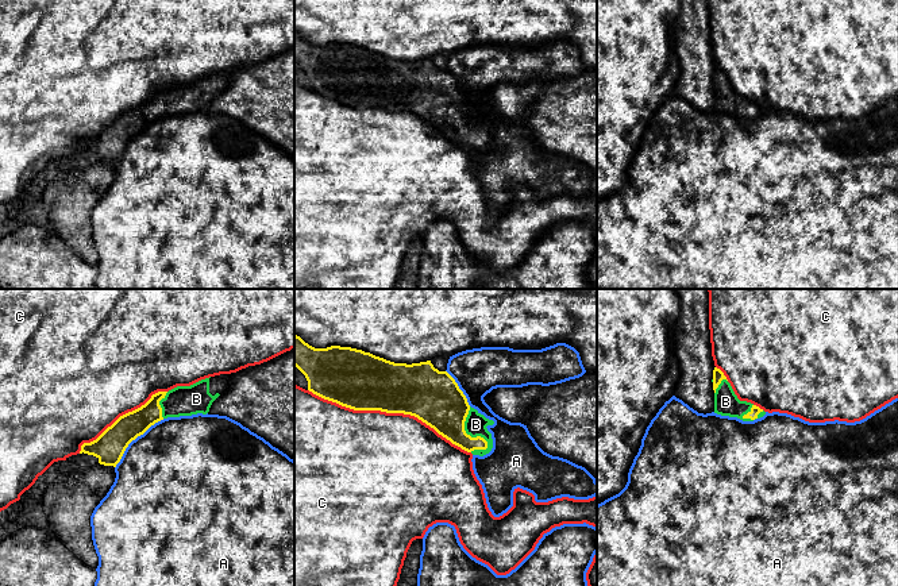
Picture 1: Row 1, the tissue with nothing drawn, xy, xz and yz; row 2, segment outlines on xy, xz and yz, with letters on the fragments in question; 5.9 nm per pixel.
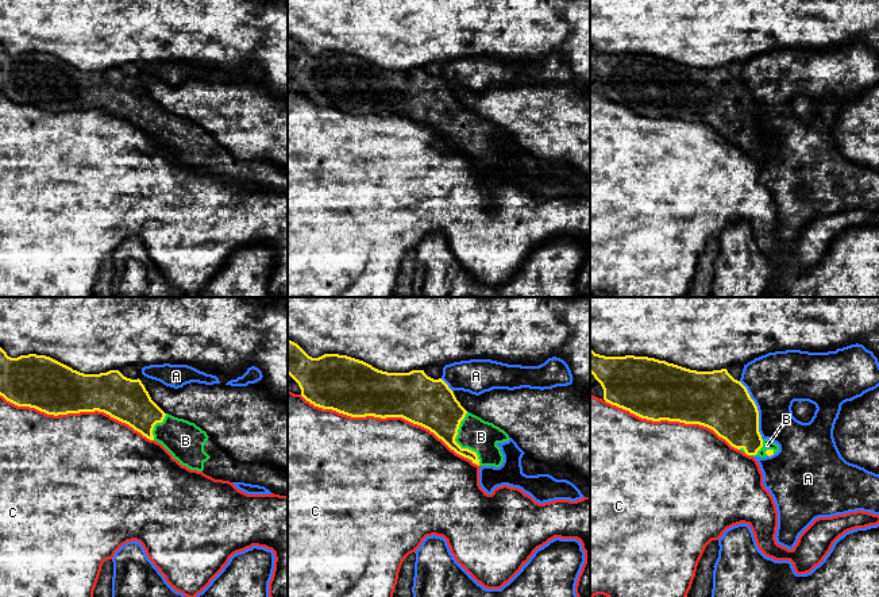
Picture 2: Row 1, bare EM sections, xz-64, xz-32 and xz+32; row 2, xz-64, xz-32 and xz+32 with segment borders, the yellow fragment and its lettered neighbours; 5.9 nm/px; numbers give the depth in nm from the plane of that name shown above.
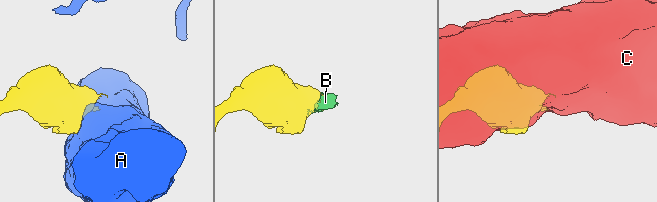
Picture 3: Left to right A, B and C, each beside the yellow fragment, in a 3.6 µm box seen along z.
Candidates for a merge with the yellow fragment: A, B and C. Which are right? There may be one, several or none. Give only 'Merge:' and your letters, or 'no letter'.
Merge: B

